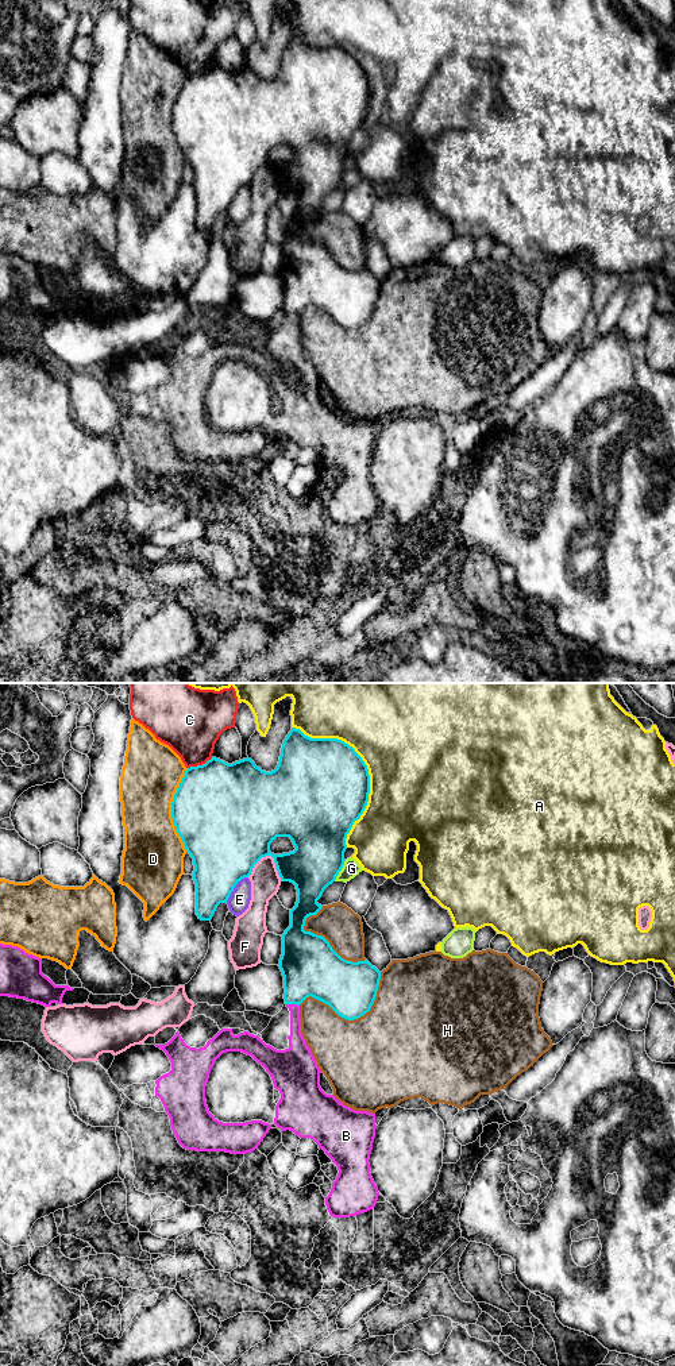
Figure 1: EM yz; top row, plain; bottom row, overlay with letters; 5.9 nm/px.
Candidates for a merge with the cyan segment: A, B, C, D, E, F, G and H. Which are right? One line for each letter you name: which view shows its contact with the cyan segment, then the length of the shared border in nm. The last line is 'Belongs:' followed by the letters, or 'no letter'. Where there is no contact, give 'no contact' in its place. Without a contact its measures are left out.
Belongs: no letter

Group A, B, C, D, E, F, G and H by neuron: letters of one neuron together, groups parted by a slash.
A F / B / C / D / E / G / H

